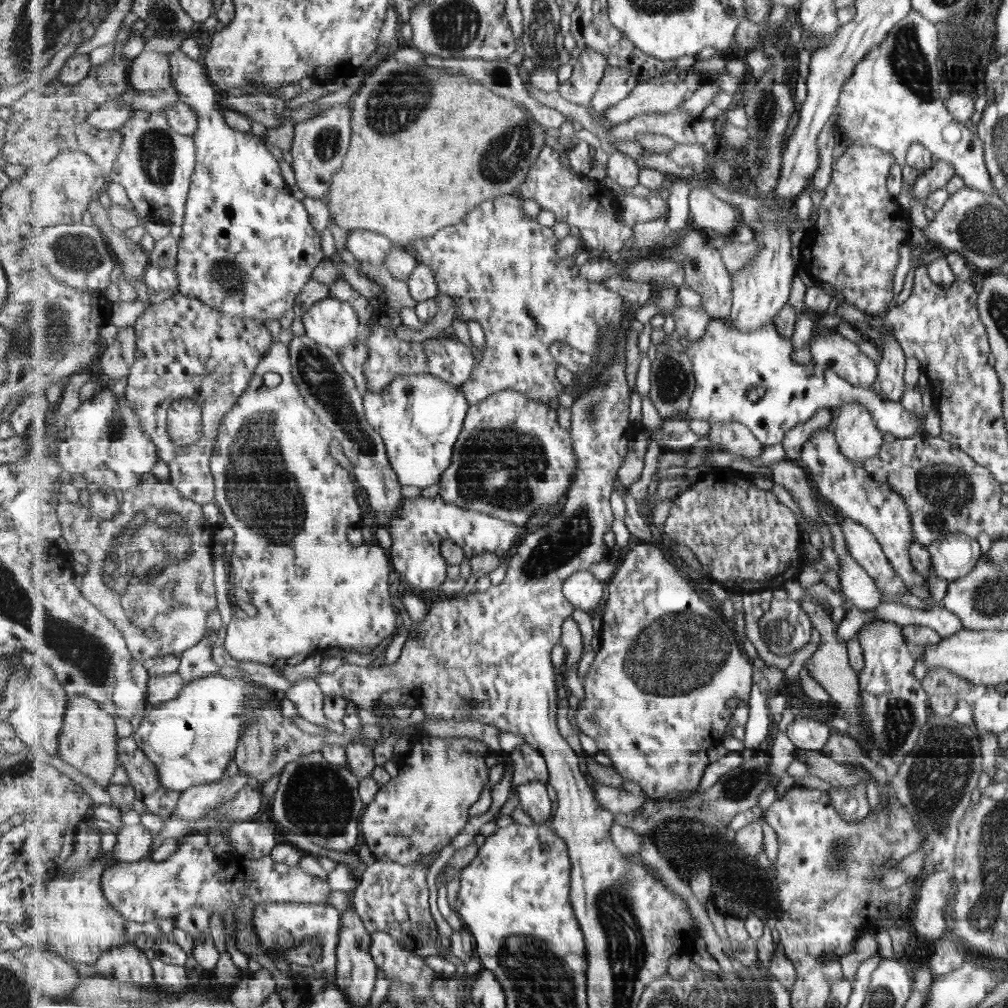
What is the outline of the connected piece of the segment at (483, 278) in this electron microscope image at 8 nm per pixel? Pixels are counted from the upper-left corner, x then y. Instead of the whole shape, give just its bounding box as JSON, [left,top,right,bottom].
[407,193,626,406]

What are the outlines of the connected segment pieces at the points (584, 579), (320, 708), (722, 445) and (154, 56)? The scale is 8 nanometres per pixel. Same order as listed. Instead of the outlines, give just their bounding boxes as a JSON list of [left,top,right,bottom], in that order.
[[563,569,607,614],[286,678,347,735],[709,422,765,458],[129,50,172,91]]

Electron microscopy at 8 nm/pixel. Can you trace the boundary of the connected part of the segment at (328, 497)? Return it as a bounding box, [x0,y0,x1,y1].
[210,341,399,666]

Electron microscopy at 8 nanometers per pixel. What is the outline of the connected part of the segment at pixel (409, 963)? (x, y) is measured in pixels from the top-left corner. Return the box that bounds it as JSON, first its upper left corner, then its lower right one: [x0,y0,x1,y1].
[371,930,437,999]

